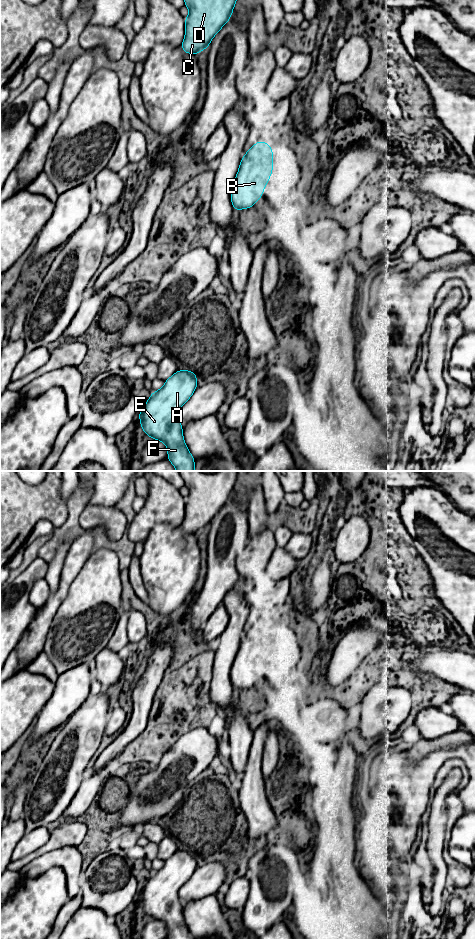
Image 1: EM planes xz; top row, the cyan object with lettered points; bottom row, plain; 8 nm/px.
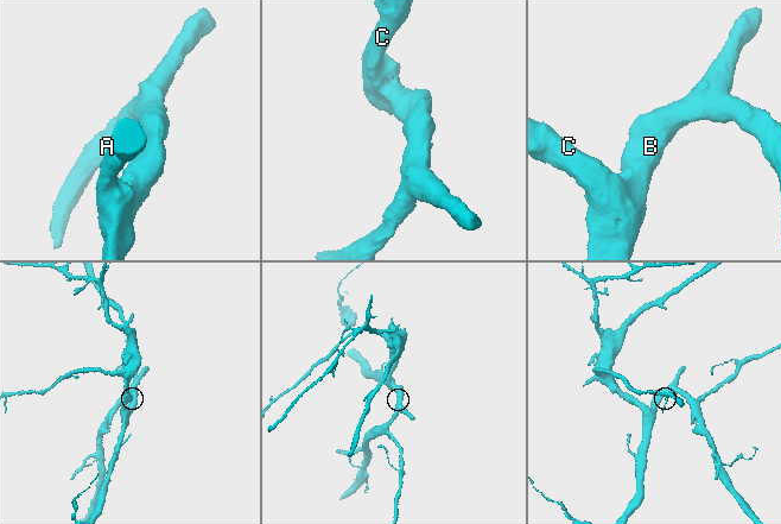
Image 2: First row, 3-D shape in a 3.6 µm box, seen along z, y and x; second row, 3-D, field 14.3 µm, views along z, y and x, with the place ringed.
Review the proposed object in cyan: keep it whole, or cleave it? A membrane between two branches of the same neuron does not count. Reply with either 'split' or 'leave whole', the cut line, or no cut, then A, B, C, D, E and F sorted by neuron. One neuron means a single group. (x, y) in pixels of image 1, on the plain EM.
leave whole; no cut; A B C D E F

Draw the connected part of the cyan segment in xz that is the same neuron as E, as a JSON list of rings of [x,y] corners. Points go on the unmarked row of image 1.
[[[187,849],[178,850],[165,860],[165,864],[161,869],[151,873],[144,888],[139,891],[140,907],[153,920],[165,923],[168,929],[167,939],[194,939],[184,922],[178,892],[182,885],[190,879],[197,867],[197,855],[195,853]]]

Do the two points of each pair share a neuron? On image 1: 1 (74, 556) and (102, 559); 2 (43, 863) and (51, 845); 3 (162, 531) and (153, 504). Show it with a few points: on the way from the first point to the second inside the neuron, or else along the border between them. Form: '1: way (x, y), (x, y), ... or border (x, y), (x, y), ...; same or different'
1: border (92, 553), (75, 576); different
2: border (71, 845), (50, 850), (28, 863); different
3: border (180, 525), (158, 523), (144, 541); different

